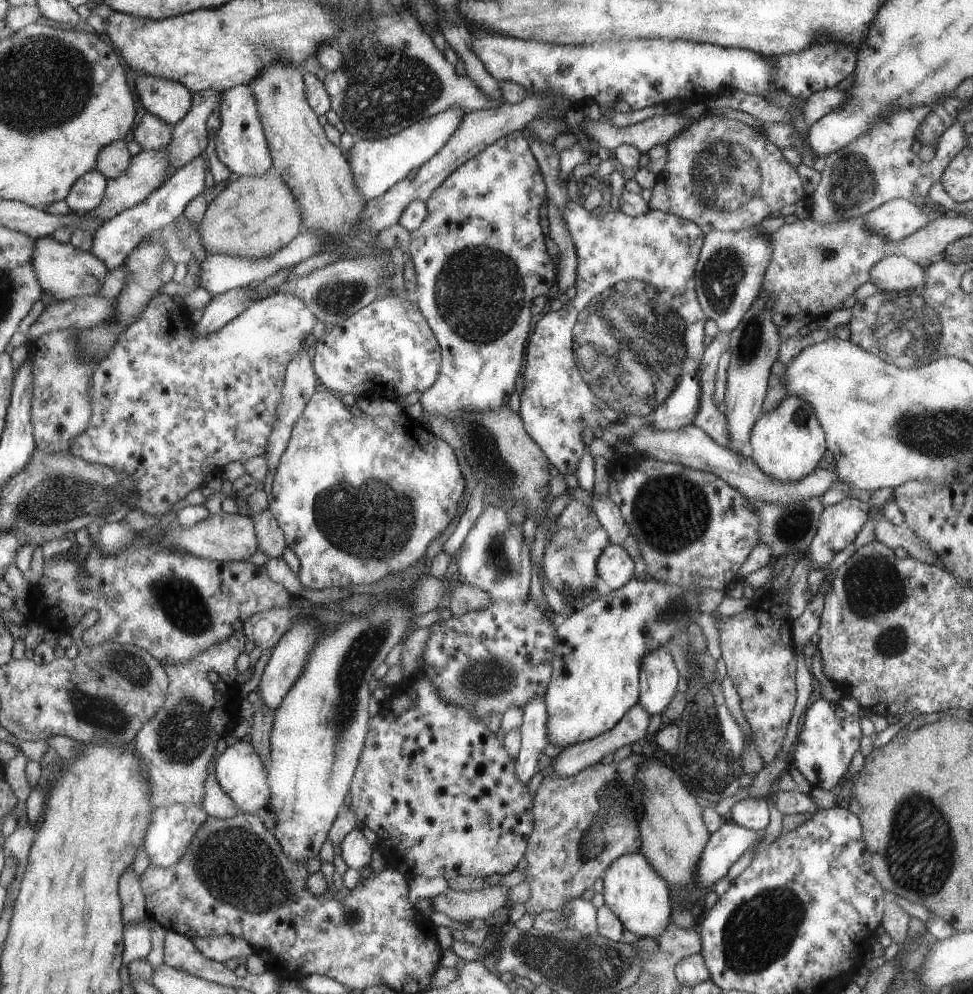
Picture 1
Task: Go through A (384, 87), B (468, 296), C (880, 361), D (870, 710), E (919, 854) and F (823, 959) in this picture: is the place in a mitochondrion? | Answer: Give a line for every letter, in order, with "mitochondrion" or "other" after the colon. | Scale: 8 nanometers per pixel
A: mitochondrion
B: mitochondrion
C: mitochondrion
D: other
E: mitochondrion
F: other

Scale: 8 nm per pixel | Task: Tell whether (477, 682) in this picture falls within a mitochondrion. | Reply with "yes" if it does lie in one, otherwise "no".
yes

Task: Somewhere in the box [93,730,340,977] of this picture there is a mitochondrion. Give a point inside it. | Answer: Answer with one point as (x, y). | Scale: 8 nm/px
(234, 864)

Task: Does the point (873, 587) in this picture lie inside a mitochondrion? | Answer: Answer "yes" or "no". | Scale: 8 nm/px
yes

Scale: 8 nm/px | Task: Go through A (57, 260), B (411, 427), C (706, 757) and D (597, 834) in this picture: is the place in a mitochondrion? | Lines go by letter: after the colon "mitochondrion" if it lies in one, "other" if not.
A: other
B: other
C: mitochondrion
D: mitochondrion

